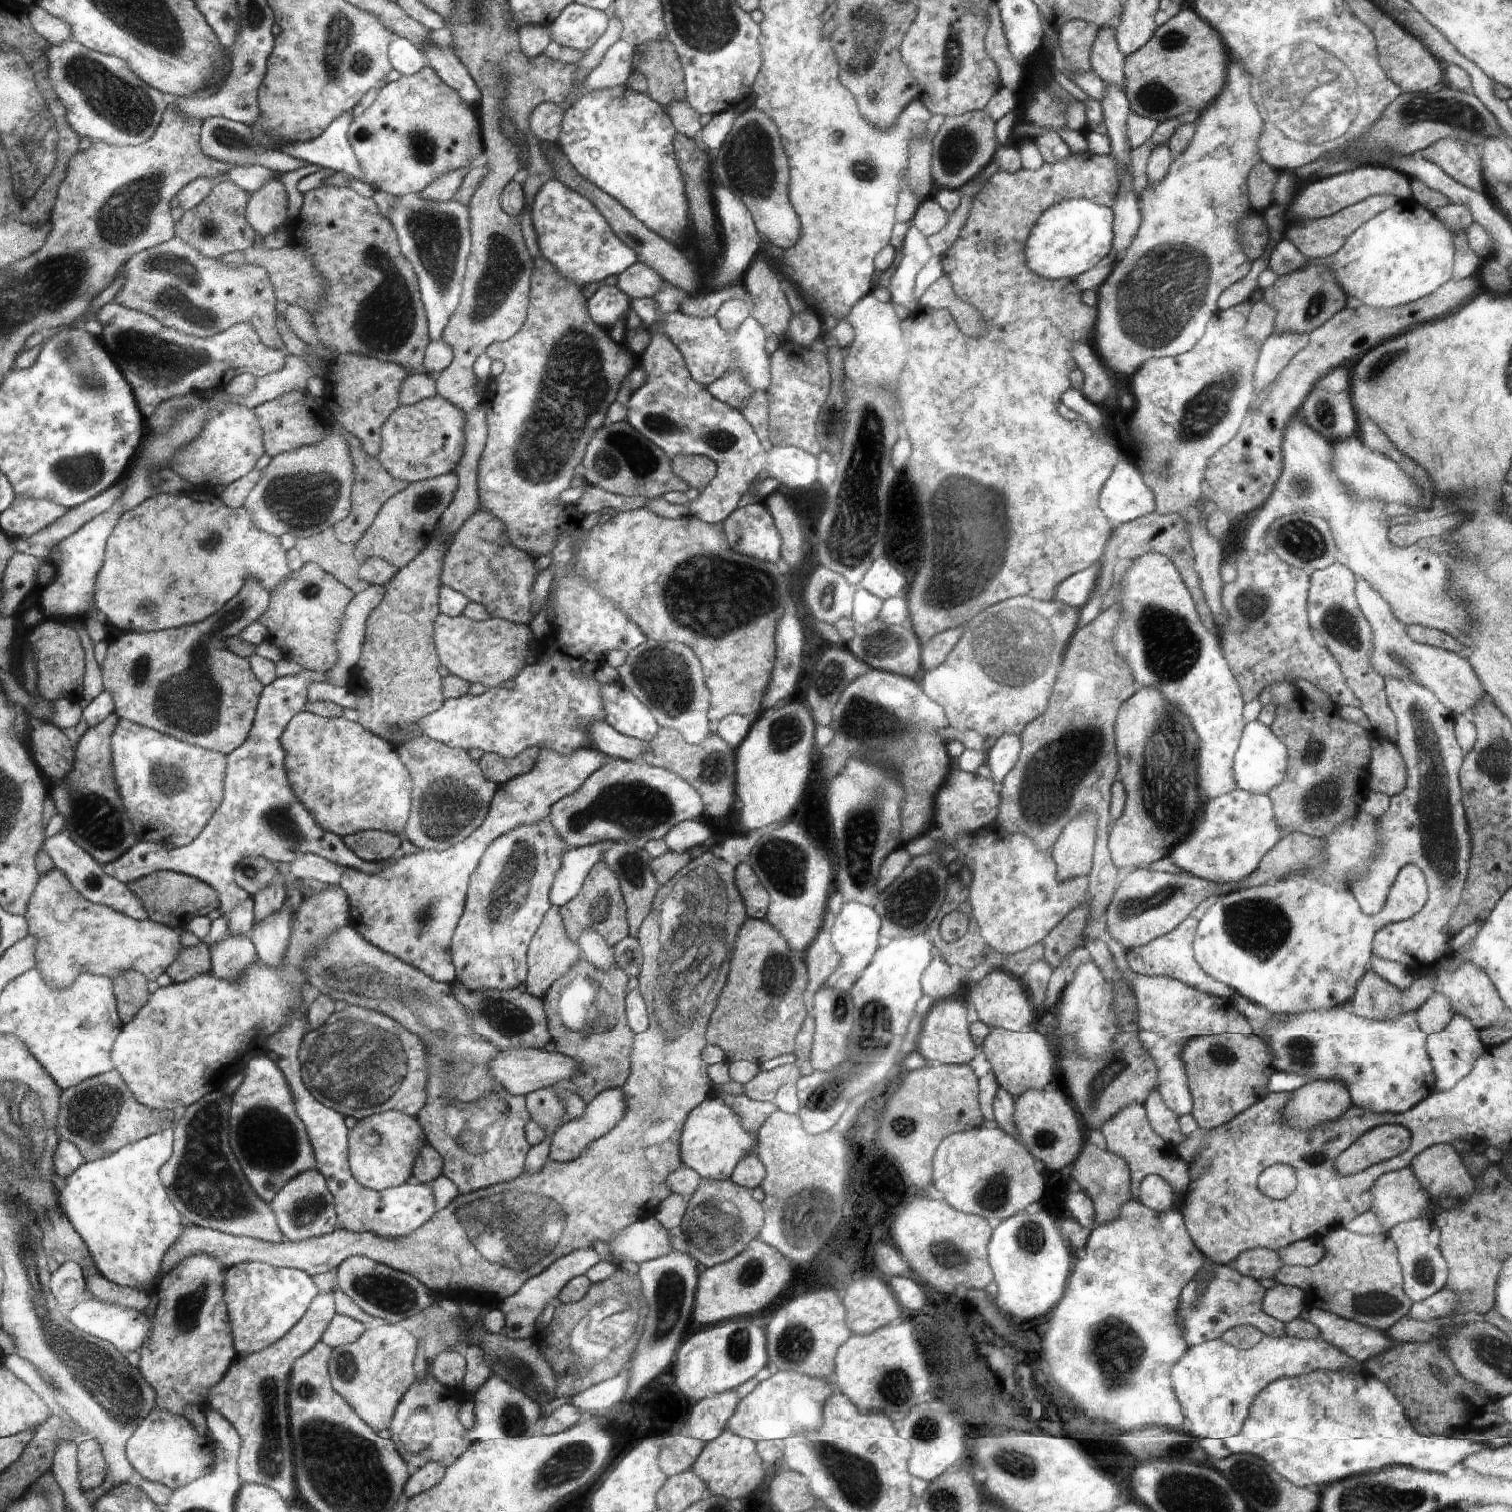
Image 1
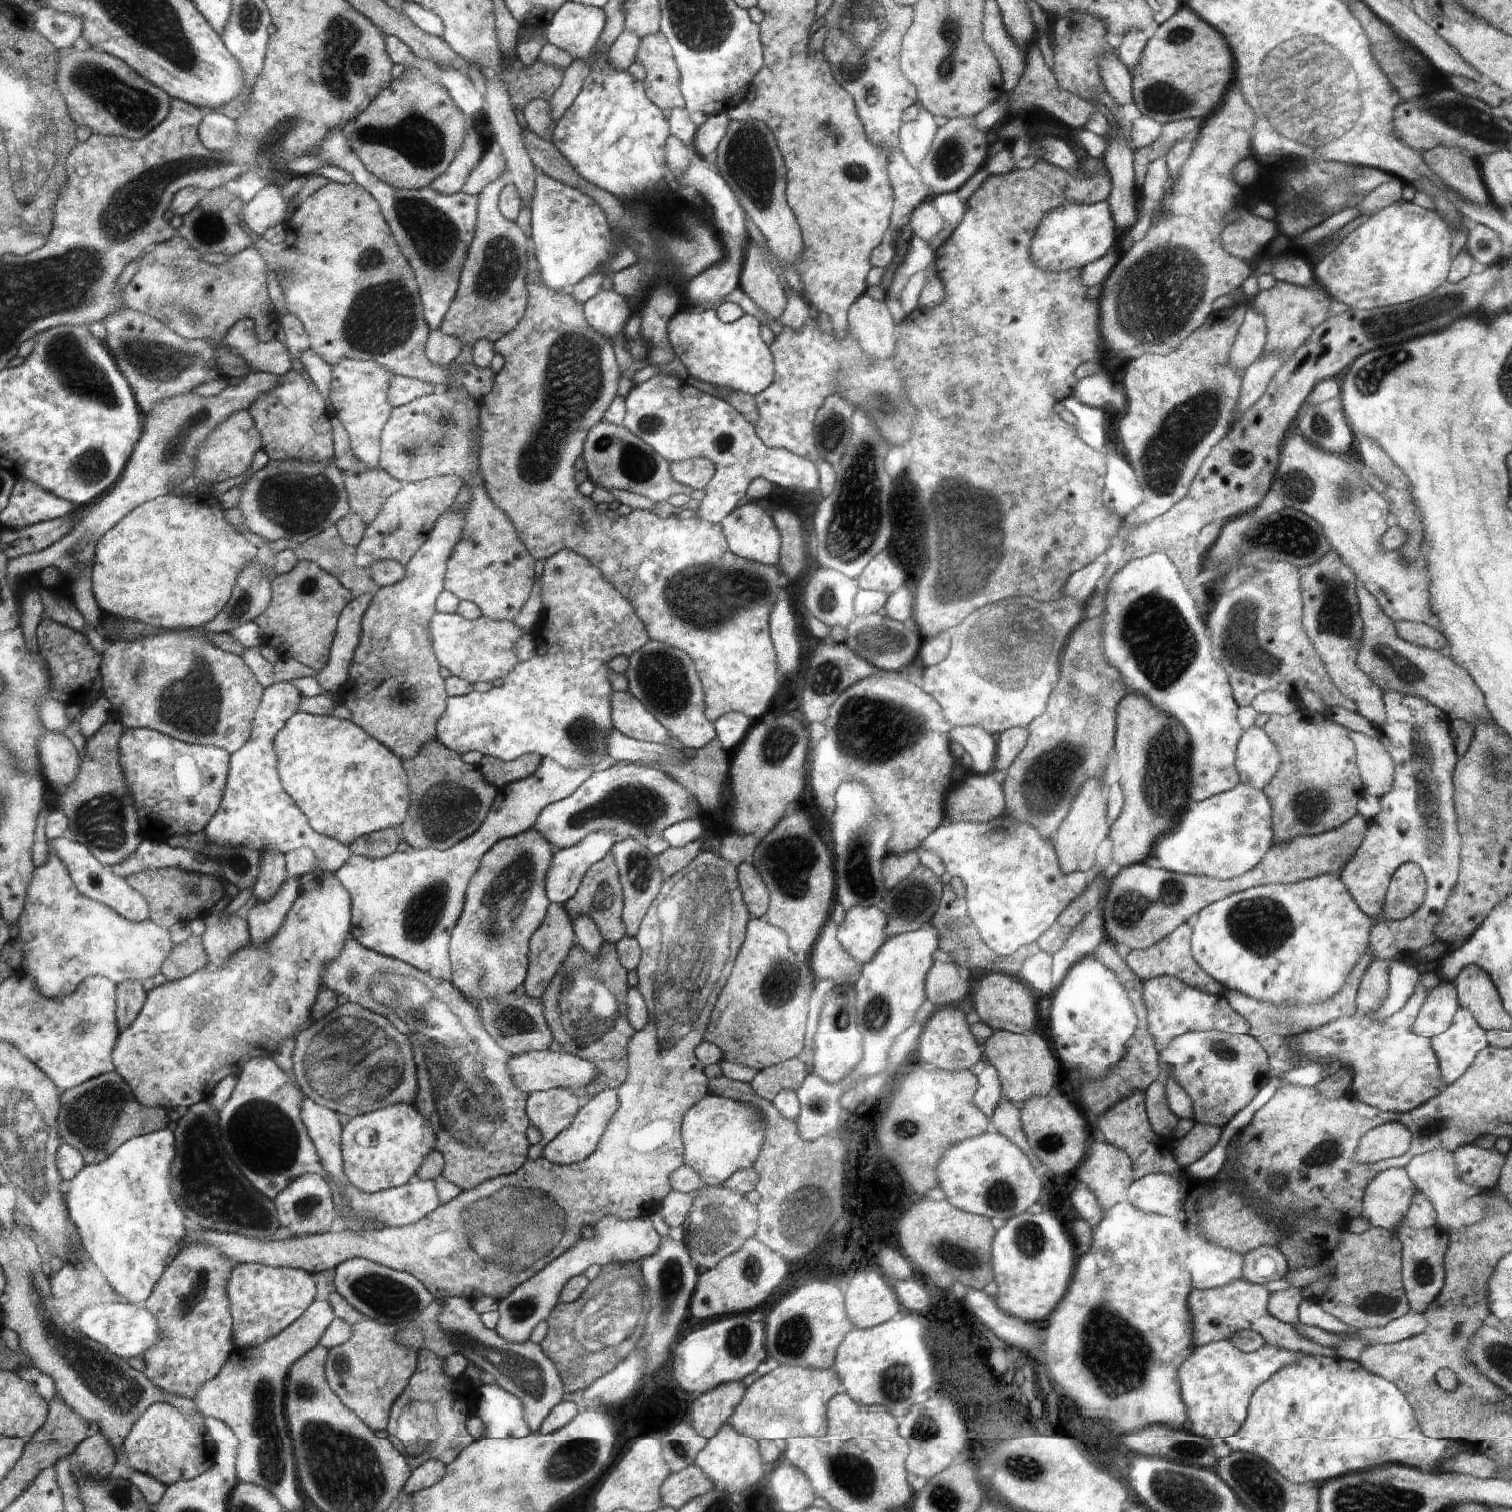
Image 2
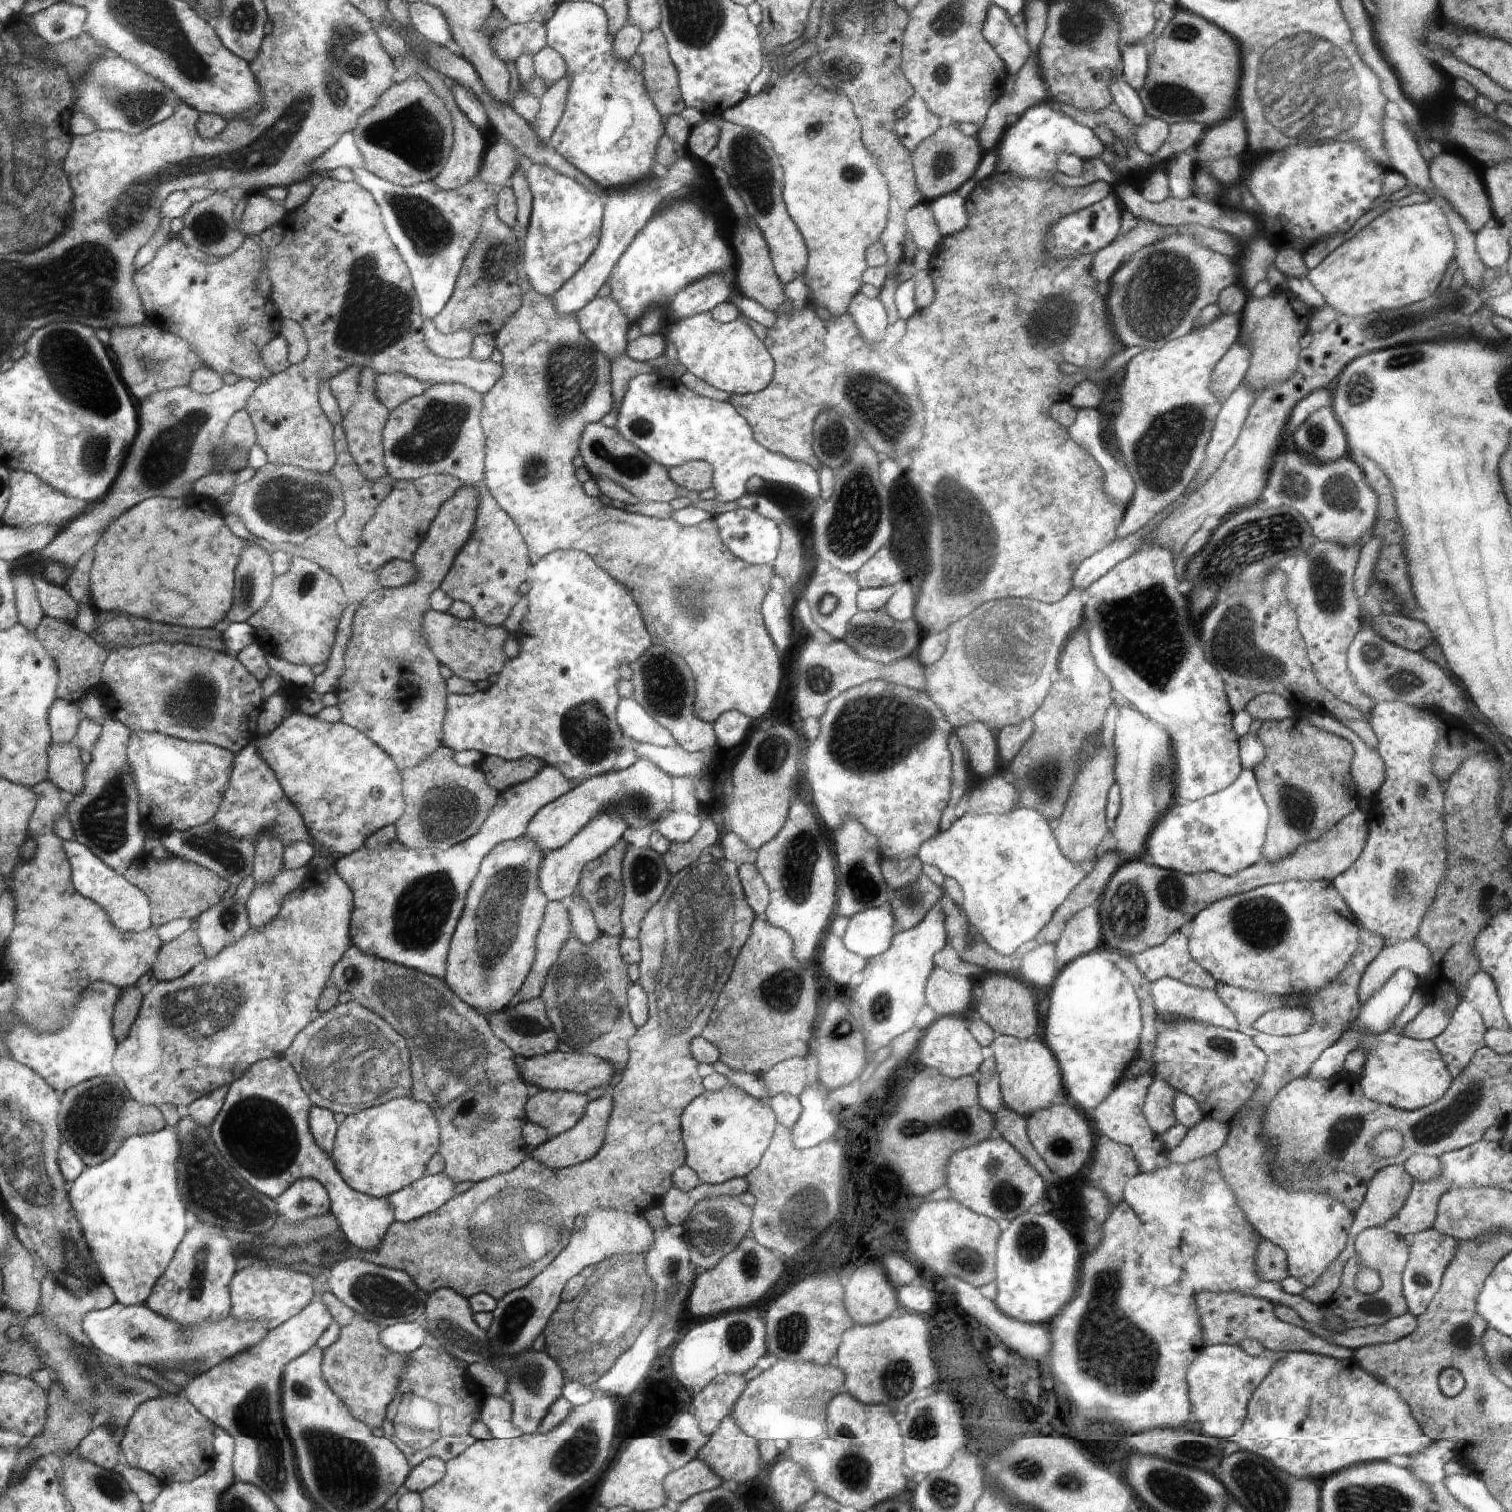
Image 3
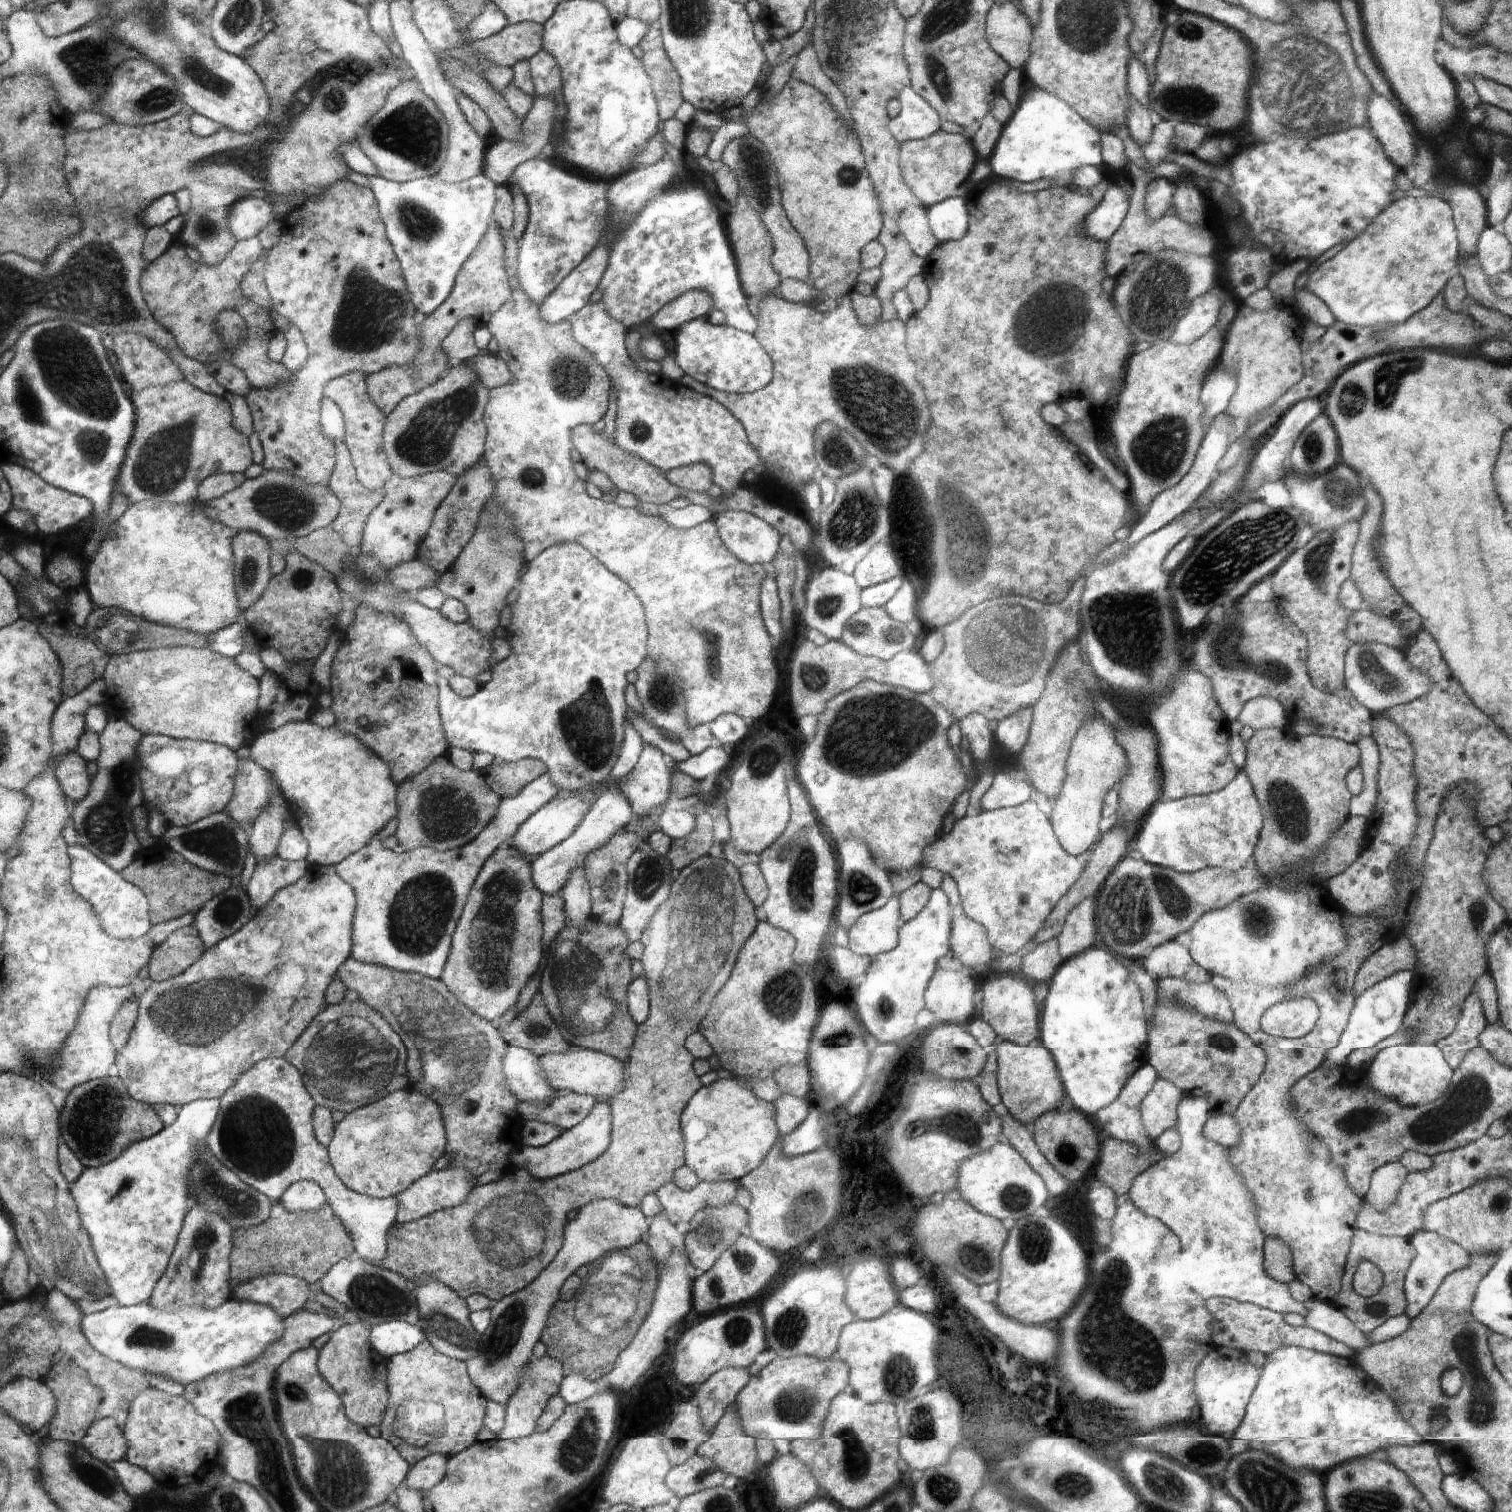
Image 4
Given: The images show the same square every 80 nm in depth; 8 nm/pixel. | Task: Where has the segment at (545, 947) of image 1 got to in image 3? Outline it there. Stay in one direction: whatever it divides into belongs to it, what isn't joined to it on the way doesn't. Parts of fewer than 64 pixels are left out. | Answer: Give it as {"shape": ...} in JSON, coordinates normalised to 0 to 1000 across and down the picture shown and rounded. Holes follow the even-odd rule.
{"shape":[[[363,596],[354,618],[352,640],[343,655],[345,662],[351,662],[358,659],[364,640],[370,634],[370,630],[378,619],[376,600],[369,596]]]}

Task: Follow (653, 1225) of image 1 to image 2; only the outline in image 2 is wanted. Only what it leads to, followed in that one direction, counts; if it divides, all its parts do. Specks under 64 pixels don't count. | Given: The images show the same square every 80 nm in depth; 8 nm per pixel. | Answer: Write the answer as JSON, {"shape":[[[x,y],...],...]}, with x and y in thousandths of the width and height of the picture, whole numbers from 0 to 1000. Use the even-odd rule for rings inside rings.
{"shape":[[[421,805],[419,807],[410,808],[407,806],[397,807],[394,812],[394,819],[386,819],[385,821],[374,827],[366,835],[356,841],[352,845],[347,847],[341,854],[330,860],[329,878],[327,880],[337,888],[346,888],[351,885],[353,877],[363,872],[369,862],[369,857],[373,853],[374,849],[380,844],[385,843],[392,836],[398,836],[399,838],[406,835],[421,835],[432,830],[437,825],[437,817],[433,813],[429,805]]]}

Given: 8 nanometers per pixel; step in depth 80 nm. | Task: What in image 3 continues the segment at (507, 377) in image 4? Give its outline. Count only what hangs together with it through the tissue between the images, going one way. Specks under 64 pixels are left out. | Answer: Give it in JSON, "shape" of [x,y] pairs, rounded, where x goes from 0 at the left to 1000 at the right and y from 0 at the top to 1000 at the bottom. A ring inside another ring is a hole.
{"shape":[[[212,116],[210,117],[210,120],[208,122],[208,125],[204,130],[204,132],[198,138],[195,138],[190,140],[190,143],[186,148],[187,149],[187,157],[184,161],[177,163],[176,176],[177,176],[178,185],[181,188],[179,192],[179,200],[187,210],[191,210],[196,212],[200,217],[203,228],[204,230],[203,236],[198,239],[196,241],[192,242],[189,245],[184,247],[179,248],[165,263],[163,271],[167,276],[167,278],[170,285],[170,291],[172,296],[176,300],[177,306],[188,307],[192,308],[196,308],[202,311],[206,311],[211,313],[218,313],[220,311],[221,306],[223,306],[222,300],[222,290],[220,288],[220,280],[216,276],[215,271],[213,270],[212,265],[212,255],[212,251],[215,250],[220,250],[223,246],[228,245],[231,241],[242,241],[247,243],[250,247],[266,247],[275,251],[286,253],[303,253],[308,255],[310,257],[313,257],[315,259],[321,262],[321,261],[327,255],[331,250],[333,243],[326,239],[325,237],[322,239],[317,239],[313,236],[307,236],[303,238],[298,238],[294,236],[288,235],[282,227],[280,227],[280,220],[279,220],[279,212],[280,210],[278,208],[278,201],[276,200],[276,194],[273,190],[272,180],[270,175],[267,172],[265,167],[262,162],[260,161],[259,157],[257,156],[257,151],[254,147],[254,144],[252,143],[251,136],[249,133],[247,132],[247,129],[239,122],[234,120],[223,120],[220,117]]]}

